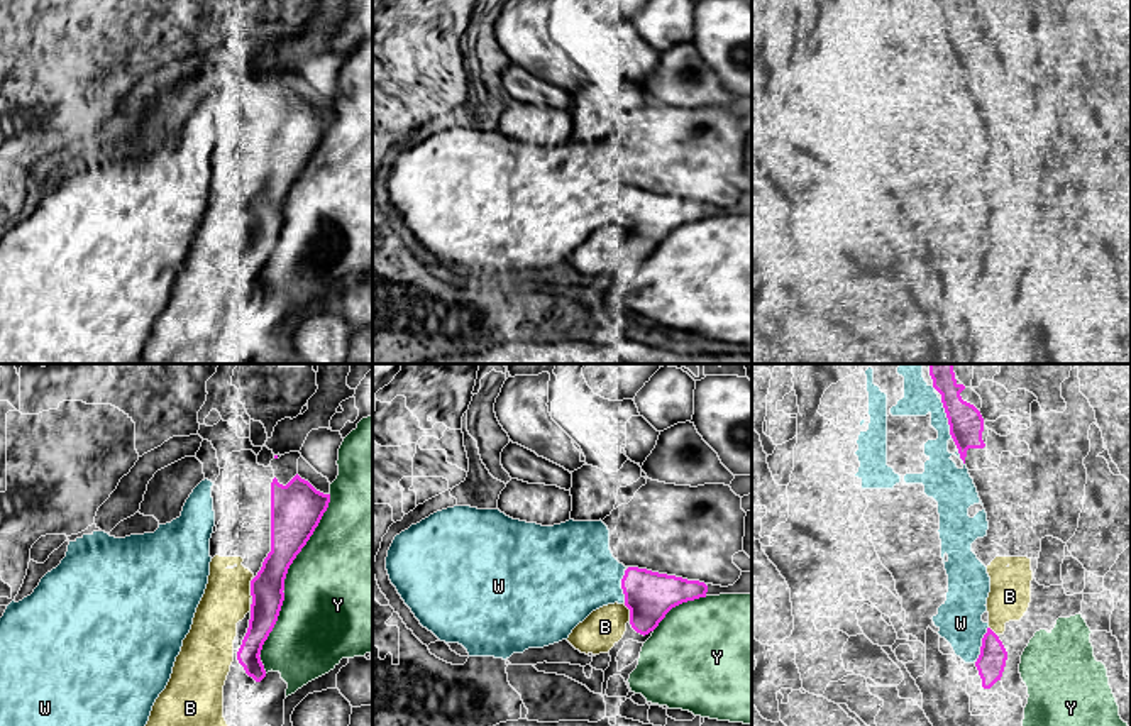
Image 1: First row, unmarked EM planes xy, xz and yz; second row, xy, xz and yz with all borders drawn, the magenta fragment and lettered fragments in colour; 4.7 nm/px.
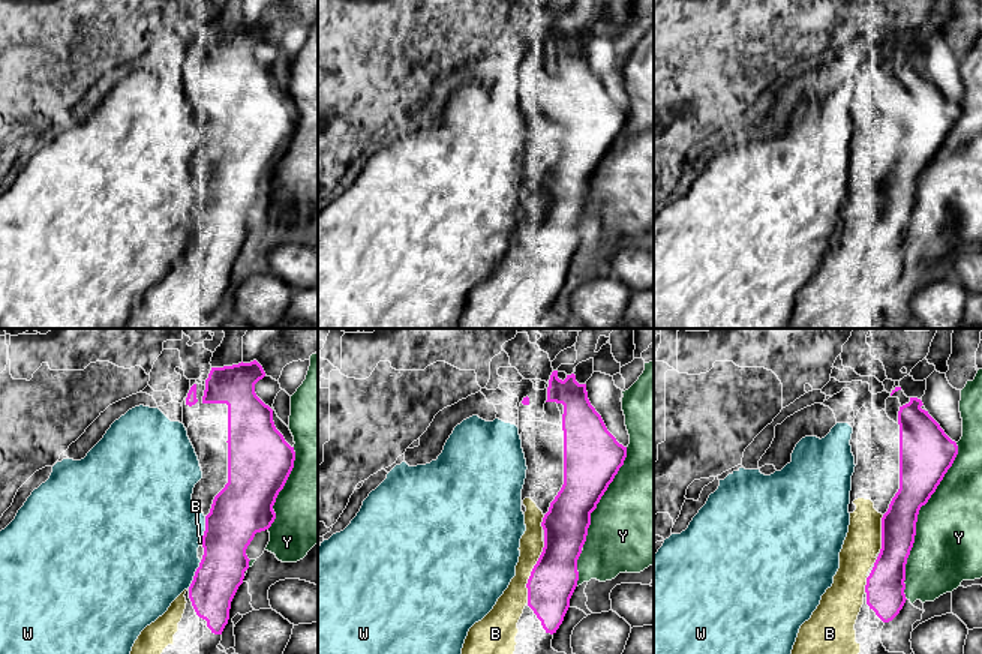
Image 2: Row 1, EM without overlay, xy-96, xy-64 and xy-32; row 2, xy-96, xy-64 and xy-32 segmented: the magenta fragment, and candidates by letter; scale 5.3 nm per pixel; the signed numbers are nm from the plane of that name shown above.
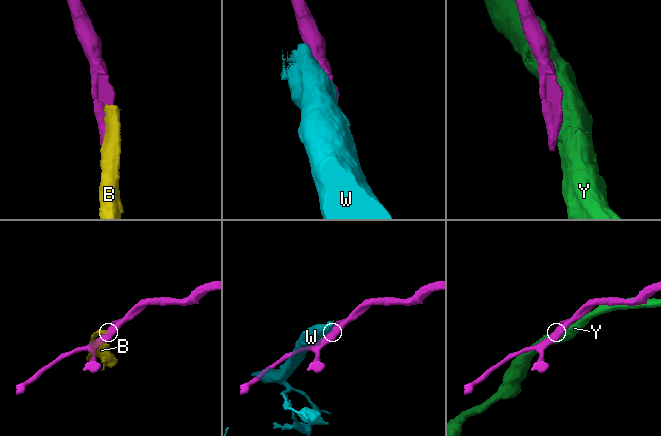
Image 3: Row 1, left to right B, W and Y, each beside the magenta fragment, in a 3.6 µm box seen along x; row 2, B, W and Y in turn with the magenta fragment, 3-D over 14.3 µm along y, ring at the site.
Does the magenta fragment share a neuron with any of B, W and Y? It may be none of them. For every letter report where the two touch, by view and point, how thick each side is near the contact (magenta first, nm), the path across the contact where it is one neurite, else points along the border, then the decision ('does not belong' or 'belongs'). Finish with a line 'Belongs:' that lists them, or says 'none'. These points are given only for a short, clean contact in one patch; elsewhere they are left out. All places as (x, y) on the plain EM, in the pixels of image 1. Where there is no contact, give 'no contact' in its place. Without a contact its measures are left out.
B: meets magenta in xy at (251, 208); 160 nm thick on the magenta side, 220 nm on the other; belongs
W: meets magenta in yz at (948, 41); 160 nm thick on the magenta side, 160 nm on the other; does not belong
Y: meets magenta in xy at (283, 205); 180 nm thick on the magenta side, 480 nm on the other; does not belong
Belongs: B

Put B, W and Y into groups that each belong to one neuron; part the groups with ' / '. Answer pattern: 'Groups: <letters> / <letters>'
Groups: B / W / Y

